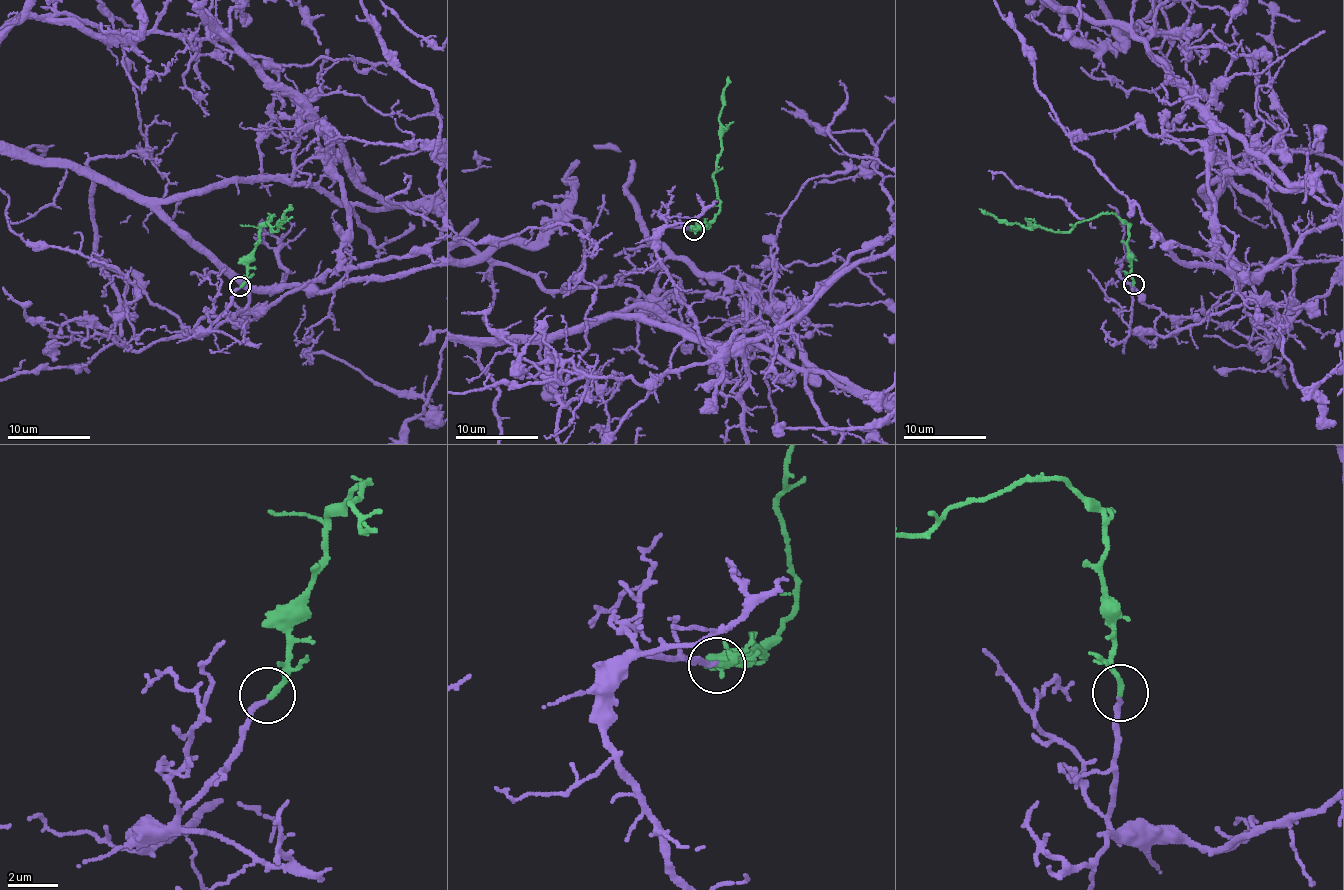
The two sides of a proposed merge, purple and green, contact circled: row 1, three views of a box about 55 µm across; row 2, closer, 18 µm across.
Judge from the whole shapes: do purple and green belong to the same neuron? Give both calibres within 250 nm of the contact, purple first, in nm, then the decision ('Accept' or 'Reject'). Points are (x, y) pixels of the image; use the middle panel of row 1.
Thickness 200 nm (purple) against 220 nm. Accept

